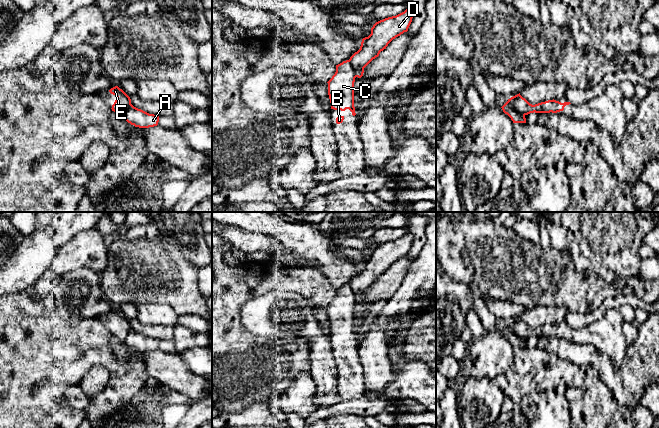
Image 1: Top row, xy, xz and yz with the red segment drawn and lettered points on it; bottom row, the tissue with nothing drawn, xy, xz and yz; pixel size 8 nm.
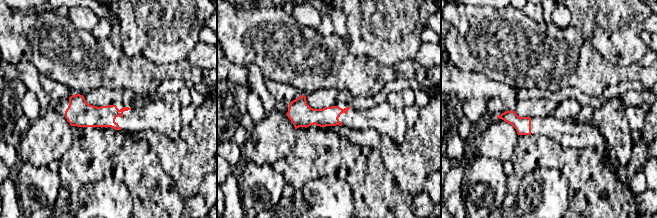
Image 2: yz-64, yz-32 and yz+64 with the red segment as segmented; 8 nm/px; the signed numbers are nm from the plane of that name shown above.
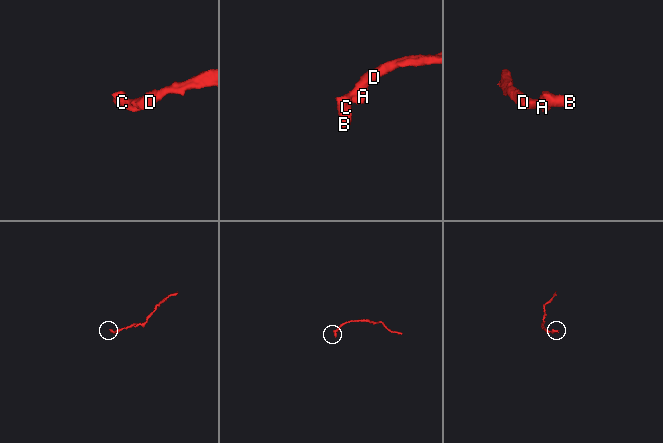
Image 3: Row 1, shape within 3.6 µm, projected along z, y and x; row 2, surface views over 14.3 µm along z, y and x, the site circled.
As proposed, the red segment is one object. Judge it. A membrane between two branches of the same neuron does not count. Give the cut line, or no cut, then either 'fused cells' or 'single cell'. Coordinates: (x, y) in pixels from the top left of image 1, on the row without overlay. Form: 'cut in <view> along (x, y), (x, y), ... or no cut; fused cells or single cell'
cut in yz along (507, 325), (517, 336), (524, 340); fused cells

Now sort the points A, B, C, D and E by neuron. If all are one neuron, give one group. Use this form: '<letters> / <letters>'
A D / B C E

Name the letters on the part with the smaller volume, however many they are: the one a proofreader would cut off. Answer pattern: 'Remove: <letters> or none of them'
Remove: B, C, E

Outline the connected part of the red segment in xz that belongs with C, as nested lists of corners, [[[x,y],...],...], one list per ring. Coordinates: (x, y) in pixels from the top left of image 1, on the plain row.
[[[349,284],[336,289],[336,296],[328,307],[328,319],[331,333],[345,335],[349,333],[355,340],[354,306],[355,295]]]

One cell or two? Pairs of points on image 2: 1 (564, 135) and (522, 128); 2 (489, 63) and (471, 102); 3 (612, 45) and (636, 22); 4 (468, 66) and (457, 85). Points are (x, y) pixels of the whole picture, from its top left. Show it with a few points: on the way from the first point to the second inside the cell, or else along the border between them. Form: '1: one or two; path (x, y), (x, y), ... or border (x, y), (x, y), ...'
1: one; path (554, 128), (532, 127)
2: two; border (460, 69), (481, 73), (505, 84)
3: one; path (618, 39), (630, 27)
4: two; border (451, 60), (458, 68), (481, 73), (487, 78)

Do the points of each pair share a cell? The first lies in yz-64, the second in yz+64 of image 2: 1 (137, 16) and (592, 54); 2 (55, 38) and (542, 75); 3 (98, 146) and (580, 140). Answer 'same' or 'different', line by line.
1: different
2: same
3: different

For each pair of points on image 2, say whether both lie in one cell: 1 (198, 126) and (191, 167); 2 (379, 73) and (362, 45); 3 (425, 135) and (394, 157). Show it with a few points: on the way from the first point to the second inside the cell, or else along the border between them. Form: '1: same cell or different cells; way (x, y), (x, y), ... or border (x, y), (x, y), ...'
1: same cell; way (198, 136), (195, 141), (195, 154), (192, 157)
2: different cells; border (371, 57), (385, 66)
3: same cell; way (417, 142), (402, 157)

